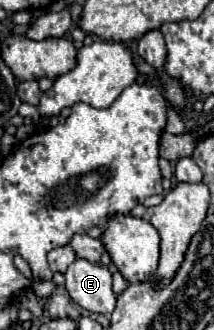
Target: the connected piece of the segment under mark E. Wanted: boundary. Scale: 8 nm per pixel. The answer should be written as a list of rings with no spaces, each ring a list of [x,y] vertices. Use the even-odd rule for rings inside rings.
[[[76,258],[64,276],[66,290],[78,306],[96,314],[112,314],[116,294],[112,290],[112,272],[106,266]]]

